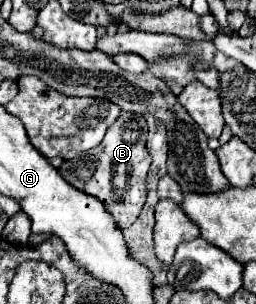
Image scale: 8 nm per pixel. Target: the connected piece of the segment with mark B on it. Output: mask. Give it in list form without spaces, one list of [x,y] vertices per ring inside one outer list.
[[[121,113],[119,119],[107,129],[105,139],[93,151],[85,151],[73,161],[63,161],[59,173],[79,191],[97,197],[115,219],[119,229],[127,229],[139,217],[147,199],[147,171],[151,155],[147,153],[147,121],[139,113]]]

